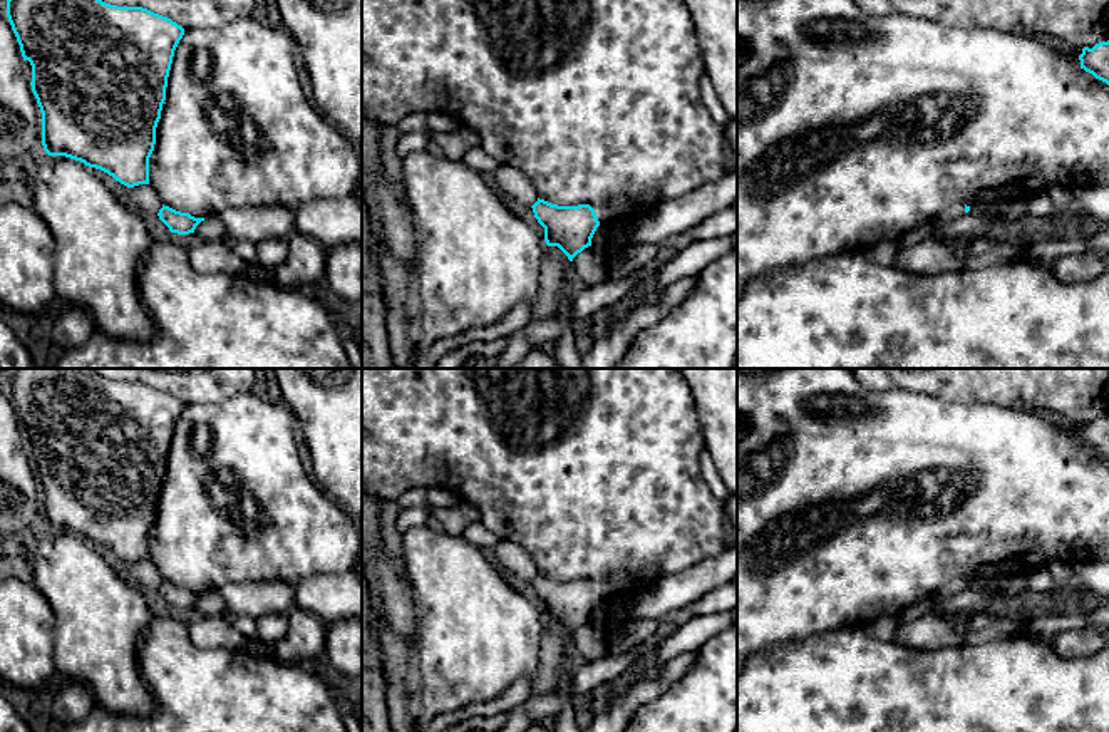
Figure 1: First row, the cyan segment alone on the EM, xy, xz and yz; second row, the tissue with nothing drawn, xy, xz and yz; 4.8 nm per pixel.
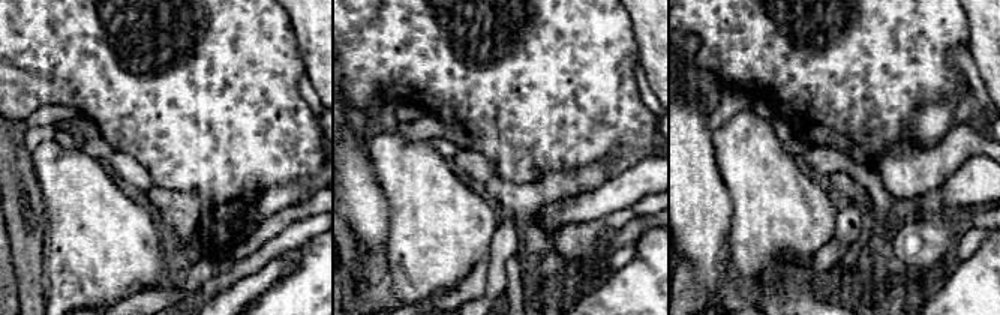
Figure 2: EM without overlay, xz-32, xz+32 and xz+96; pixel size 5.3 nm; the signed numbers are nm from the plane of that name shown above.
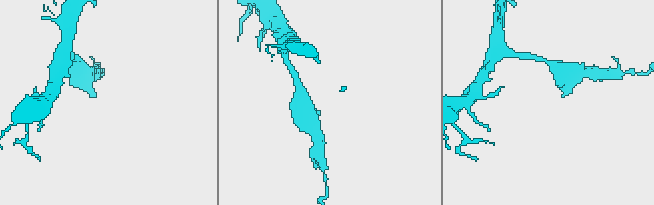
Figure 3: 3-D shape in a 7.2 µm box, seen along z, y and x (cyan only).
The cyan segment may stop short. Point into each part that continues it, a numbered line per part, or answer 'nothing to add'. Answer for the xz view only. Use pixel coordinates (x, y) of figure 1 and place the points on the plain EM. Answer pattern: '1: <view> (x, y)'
1: xz (603, 587)

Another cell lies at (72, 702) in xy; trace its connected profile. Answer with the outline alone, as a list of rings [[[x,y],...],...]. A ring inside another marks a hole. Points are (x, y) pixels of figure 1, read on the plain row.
[[[82,682],[57,683],[54,687],[54,705],[52,715],[64,725],[84,720],[94,709],[97,702]]]

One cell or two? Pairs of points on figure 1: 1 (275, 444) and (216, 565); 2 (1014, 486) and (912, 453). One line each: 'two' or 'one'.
1: one
2: one

